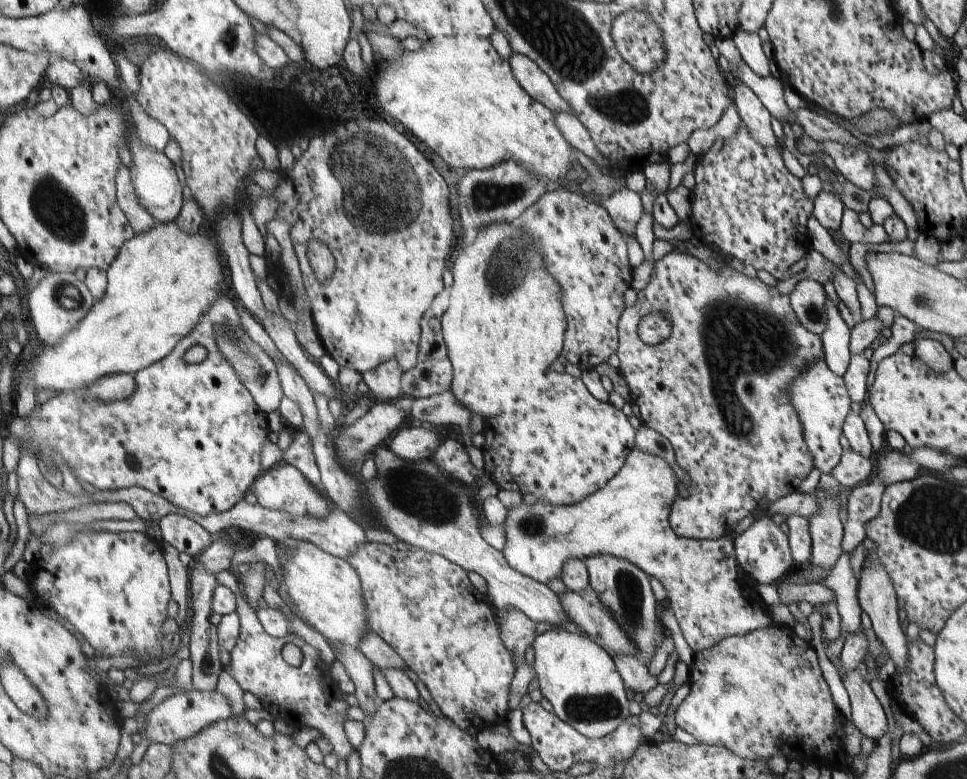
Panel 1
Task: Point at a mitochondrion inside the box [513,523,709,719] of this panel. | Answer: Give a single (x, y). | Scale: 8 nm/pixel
(629, 590)

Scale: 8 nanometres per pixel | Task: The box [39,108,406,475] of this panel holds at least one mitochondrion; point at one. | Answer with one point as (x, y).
(66, 295)

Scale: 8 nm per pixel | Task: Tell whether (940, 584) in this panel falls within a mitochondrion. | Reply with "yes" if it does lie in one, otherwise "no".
no

